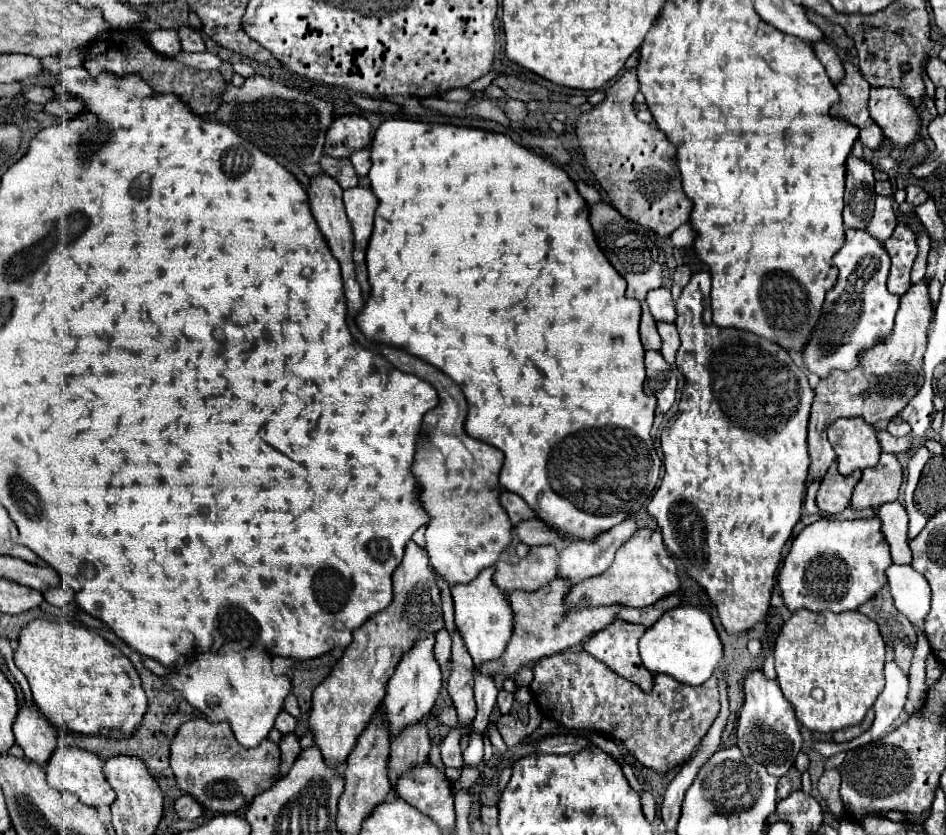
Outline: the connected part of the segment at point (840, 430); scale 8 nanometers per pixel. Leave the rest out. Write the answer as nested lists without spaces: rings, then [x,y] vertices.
[[[836,419],[828,427],[828,439],[836,451],[840,475],[878,465],[882,451],[876,429],[864,419]]]

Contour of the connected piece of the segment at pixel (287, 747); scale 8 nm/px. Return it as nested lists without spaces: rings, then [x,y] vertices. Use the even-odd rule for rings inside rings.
[[[284,735],[282,741],[280,741],[280,751],[282,751],[282,755],[280,755],[280,775],[278,775],[278,779],[284,777],[290,771],[296,757],[300,755],[298,737],[296,735]]]

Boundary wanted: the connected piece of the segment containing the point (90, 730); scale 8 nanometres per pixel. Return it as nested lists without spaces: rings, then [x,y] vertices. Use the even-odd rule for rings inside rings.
[[[36,619],[28,623],[18,639],[18,647],[14,651],[16,667],[26,675],[34,703],[40,711],[56,725],[68,727],[74,733],[82,735],[104,735],[112,739],[132,737],[136,727],[140,725],[144,711],[148,707],[144,689],[140,685],[140,677],[126,655],[116,647],[112,647],[104,637],[86,627],[76,627],[72,623],[52,623],[44,619]]]

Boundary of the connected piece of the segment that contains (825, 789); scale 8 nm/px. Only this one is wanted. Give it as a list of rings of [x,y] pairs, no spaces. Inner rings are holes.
[[[838,769],[824,771],[824,775],[818,781],[818,791],[820,791],[822,799],[826,801],[826,805],[830,807],[830,811],[834,815],[842,817],[846,813],[846,809],[844,809],[844,803],[840,799],[838,789],[840,789],[840,773],[838,773]]]

